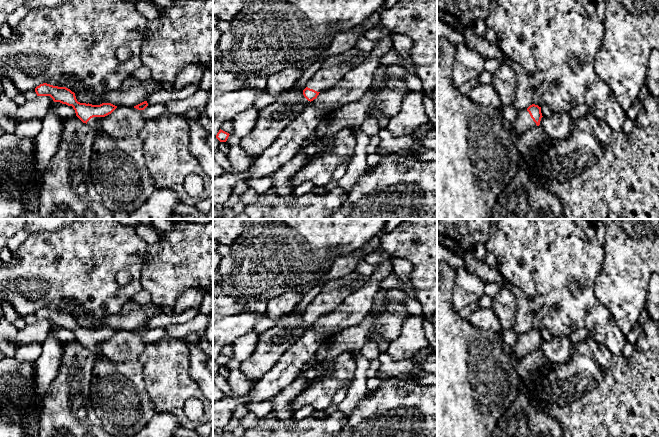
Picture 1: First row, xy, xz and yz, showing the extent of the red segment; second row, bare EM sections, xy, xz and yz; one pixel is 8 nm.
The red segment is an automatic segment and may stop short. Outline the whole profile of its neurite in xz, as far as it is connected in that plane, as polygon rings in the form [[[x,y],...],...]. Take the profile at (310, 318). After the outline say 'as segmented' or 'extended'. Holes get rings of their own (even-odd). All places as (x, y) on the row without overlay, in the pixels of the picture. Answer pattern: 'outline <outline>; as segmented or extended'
outline [[[353,272],[339,279],[327,281],[318,295],[310,302],[303,314],[308,325],[317,322],[320,316],[330,313],[360,287],[364,286],[369,277]]]; extended

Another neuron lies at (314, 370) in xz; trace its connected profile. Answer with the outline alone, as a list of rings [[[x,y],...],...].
[[[328,359],[323,362],[316,362],[312,360],[302,371],[307,378],[306,388],[316,379],[323,377],[332,363],[333,359]]]

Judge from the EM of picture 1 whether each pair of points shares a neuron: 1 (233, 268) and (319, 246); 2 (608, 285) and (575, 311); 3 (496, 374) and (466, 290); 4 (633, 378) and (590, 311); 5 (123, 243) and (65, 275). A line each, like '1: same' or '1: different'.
1: same
2: different
3: different
4: different
5: same

